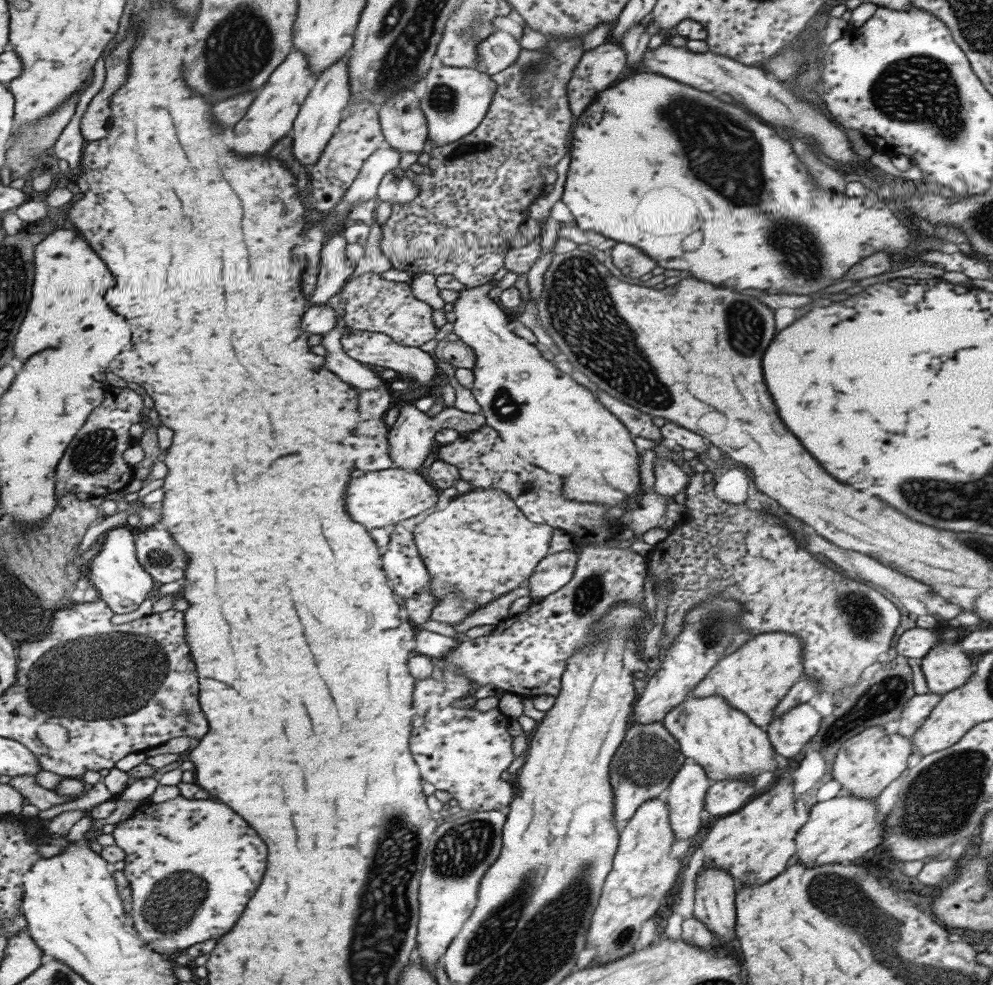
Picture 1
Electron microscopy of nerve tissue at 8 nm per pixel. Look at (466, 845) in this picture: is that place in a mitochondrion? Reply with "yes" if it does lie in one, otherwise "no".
yes

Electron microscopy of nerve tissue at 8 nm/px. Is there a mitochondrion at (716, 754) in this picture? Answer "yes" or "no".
no

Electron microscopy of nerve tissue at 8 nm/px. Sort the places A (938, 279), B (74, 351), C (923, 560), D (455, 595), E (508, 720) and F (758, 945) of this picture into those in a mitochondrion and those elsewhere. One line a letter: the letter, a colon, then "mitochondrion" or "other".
A: other
B: other
C: other
D: mitochondrion
E: other
F: other

